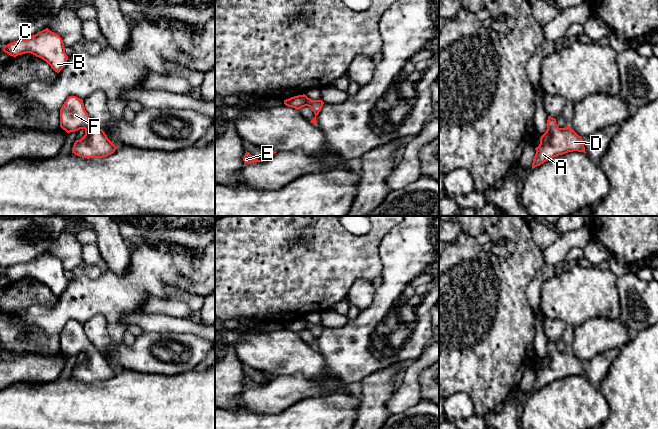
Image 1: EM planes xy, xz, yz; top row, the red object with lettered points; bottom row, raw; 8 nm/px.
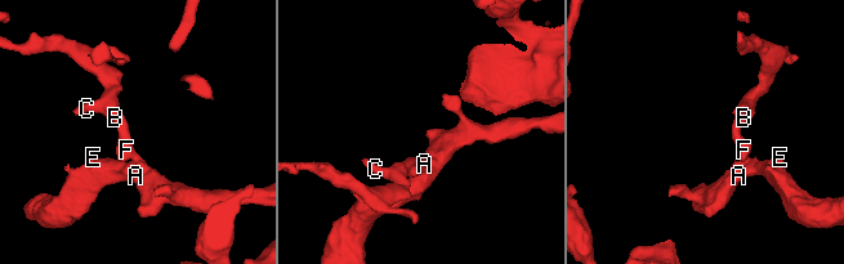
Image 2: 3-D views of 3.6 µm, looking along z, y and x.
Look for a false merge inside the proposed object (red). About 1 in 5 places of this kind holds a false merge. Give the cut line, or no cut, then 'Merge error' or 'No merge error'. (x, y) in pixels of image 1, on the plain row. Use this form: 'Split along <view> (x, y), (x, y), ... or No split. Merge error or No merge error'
No split. No merge error

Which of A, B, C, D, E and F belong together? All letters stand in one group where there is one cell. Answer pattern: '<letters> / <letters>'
A B C D E F

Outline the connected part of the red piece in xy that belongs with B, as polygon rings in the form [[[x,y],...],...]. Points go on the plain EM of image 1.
[[[46,252],[28,263],[4,269],[3,275],[13,281],[31,277],[46,285],[55,296],[59,297],[68,284],[64,271],[62,262]]]

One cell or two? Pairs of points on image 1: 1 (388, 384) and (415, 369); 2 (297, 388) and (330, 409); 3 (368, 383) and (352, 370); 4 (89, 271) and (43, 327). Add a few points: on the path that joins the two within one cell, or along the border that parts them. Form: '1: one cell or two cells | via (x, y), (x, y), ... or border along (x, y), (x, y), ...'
1: two cells | border along (397, 388), (386, 402), (387, 410)
2: two cells | border along (321, 393), (304, 398), (289, 406)
3: two cells | border along (383, 368), (367, 374), (359, 382)
4: two cells | border along (101, 274), (95, 278), (75, 275)

